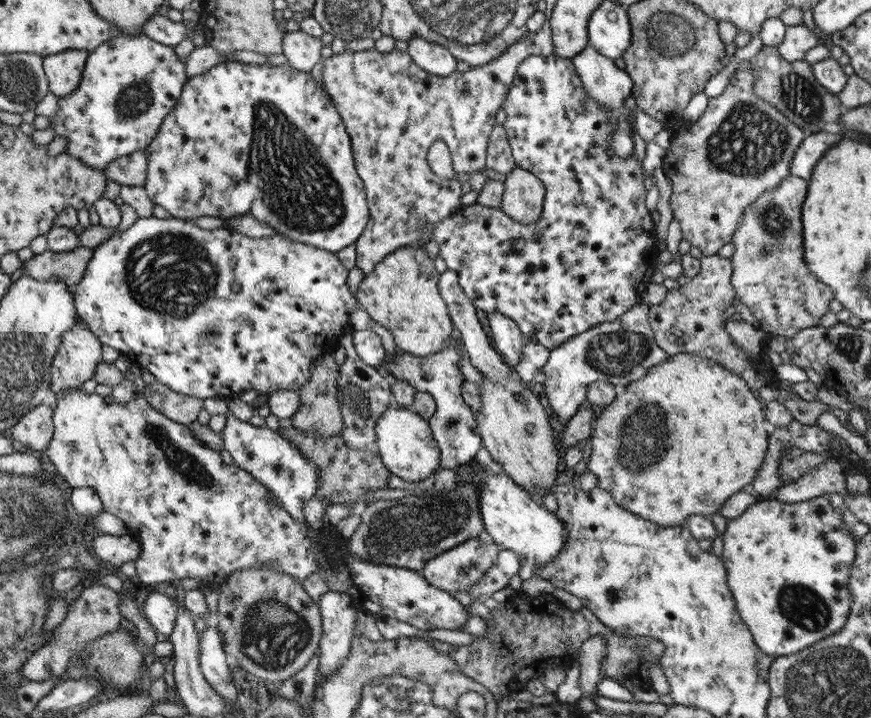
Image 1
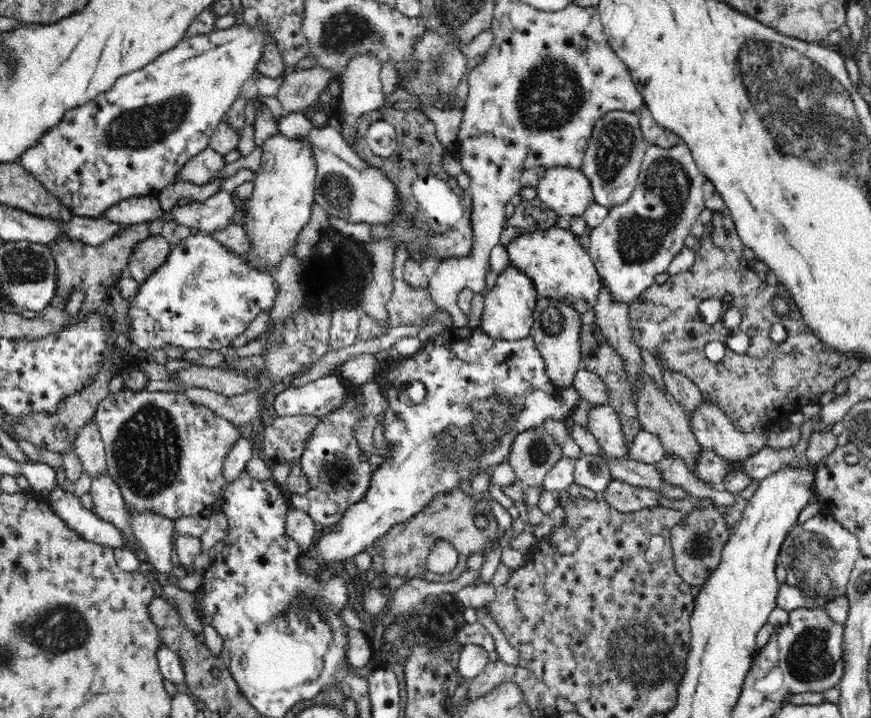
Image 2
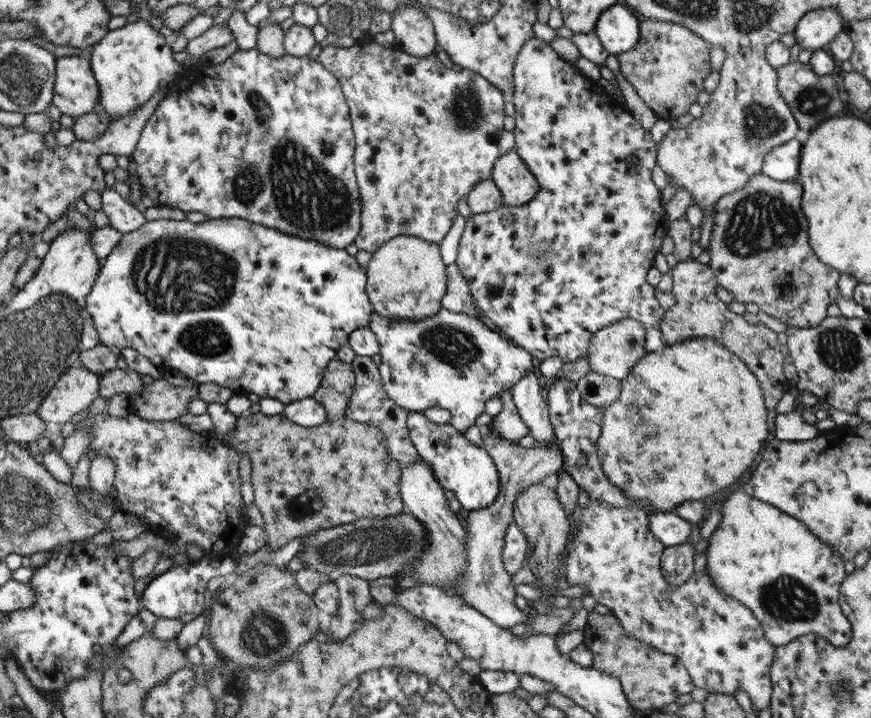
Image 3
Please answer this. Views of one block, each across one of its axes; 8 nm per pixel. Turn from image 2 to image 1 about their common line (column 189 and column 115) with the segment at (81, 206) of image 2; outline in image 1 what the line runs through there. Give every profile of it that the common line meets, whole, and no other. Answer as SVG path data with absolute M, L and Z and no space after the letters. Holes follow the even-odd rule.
M143 32L138 36L119 34L89 53L81 86L74 94L58 98L58 110L54 114L55 136L66 138L65 152L84 161L90 168L102 171L116 159L132 152L144 151L161 131L164 120L180 102L181 92L188 82L184 64L174 54L174 47L150 40Z

